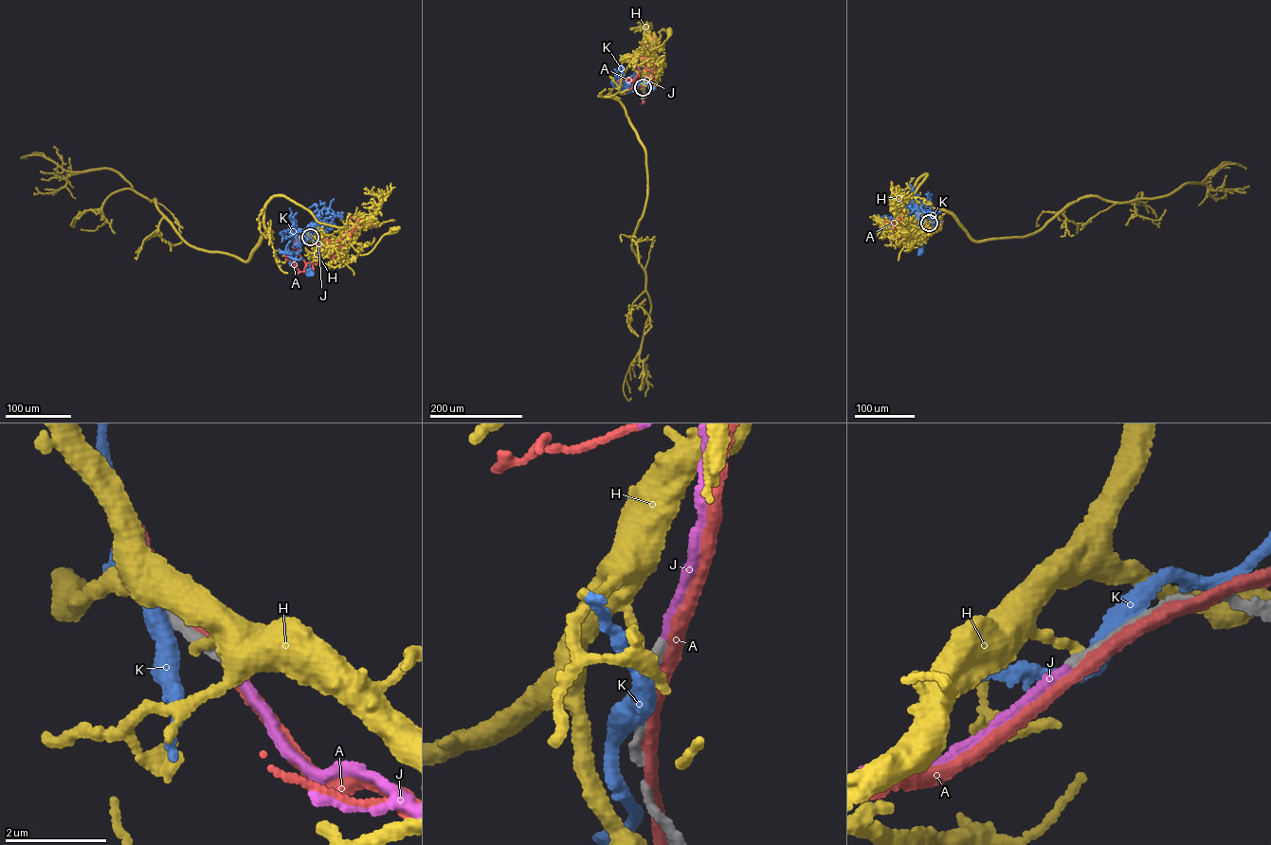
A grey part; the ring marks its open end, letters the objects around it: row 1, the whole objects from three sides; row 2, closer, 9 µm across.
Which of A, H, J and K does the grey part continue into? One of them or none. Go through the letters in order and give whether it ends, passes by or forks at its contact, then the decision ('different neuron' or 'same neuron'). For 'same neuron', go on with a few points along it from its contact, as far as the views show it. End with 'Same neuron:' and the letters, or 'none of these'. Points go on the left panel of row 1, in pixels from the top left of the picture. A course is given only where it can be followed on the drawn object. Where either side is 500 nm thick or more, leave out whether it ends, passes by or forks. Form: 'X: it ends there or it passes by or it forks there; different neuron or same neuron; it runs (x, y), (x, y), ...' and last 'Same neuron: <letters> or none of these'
A: it passes by; different neuron
H: it ends there; different neuron
J: it ends there; same neuron; it runs (310, 237), (333, 248)
K: it passes by; different neuron
Same neuron: J

